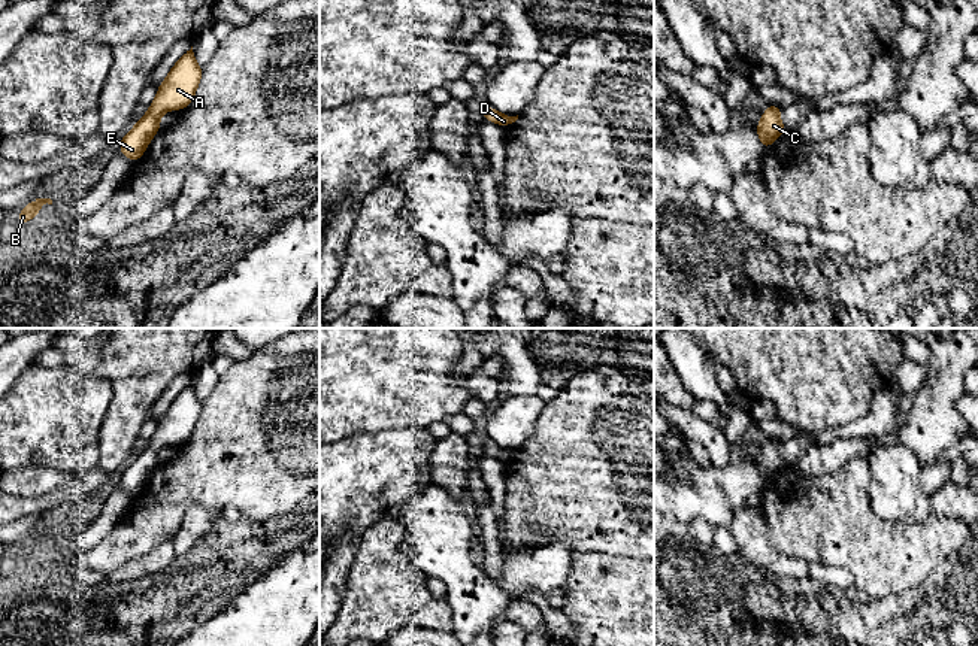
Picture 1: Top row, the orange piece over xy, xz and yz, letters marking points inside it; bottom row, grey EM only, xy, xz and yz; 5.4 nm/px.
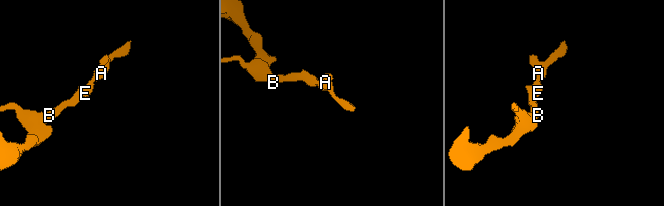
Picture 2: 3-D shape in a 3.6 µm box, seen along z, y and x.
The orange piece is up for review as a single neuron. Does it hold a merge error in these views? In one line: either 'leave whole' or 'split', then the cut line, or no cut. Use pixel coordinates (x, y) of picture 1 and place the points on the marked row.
leave whole; cut none

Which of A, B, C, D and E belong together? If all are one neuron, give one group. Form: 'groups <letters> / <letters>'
groups A B C D E

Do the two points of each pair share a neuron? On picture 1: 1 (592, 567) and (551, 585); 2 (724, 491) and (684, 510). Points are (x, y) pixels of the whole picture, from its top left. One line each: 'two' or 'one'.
1: two
2: one

